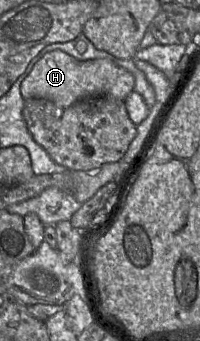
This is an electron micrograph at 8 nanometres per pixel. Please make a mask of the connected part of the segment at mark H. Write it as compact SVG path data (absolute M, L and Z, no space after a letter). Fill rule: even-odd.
M54 50L44 54L21 84L23 99L41 98L52 101L61 108L69 107L91 97L112 97L125 100L134 91L135 78L128 70L103 58L80 61L64 51Z

